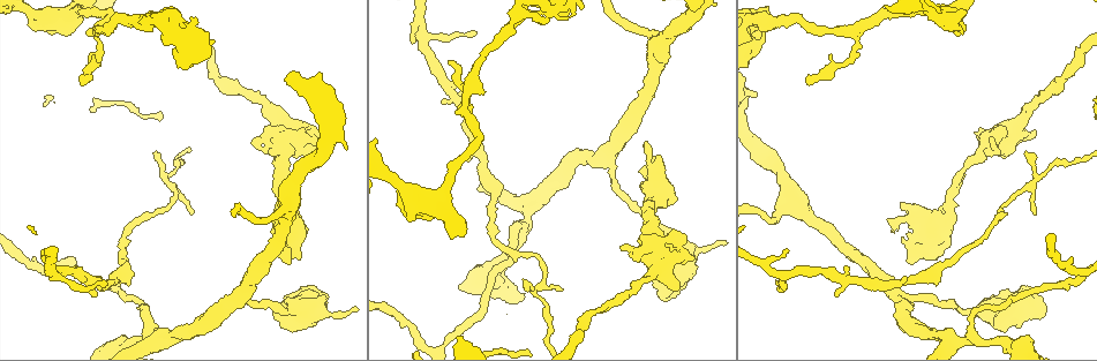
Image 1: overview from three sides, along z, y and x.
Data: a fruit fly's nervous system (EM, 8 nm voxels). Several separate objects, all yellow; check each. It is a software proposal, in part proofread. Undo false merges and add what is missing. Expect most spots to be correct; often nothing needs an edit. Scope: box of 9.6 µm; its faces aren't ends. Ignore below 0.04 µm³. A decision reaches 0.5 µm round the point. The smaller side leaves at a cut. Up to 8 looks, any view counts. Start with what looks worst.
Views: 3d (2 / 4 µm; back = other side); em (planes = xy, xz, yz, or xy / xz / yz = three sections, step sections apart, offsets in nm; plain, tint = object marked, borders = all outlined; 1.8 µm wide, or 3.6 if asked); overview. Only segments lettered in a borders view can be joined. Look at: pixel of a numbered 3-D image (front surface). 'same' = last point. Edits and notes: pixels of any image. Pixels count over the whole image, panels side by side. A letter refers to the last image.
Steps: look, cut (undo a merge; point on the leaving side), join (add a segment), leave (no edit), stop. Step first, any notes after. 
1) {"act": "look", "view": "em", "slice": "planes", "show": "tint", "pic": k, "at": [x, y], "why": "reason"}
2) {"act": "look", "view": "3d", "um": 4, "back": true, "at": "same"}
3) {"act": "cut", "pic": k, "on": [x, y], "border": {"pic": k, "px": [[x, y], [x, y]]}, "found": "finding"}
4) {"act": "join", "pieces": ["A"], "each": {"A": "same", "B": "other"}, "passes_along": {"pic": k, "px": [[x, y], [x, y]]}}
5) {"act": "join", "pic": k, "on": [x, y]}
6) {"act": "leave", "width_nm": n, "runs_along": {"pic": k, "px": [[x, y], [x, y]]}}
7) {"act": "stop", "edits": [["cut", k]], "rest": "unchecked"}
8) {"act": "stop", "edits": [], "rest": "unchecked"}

{"act": "look", "view": "3d", "um": 2, "pic": 1, "at": [79, 78], "why": "free end"}

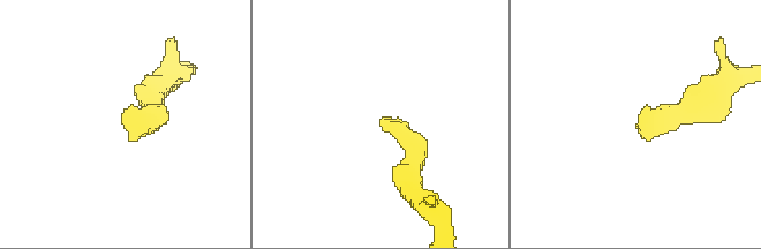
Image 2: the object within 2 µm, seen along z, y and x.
{"act": "look", "view": "em", "slice": "planes", "show": "borders", "pic": 2, "at": [122, 122], "why": "shape alone is not enough"}

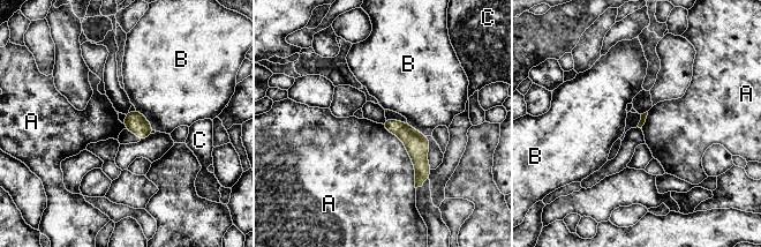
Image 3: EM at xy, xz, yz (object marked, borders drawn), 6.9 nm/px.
{"act": "leave", "each": {"A": "other", "B": "other", "C": "other"}, "runs_along": {"pic": 3, "px": [[387, 121], [417, 148], [419, 182]]}, "found": "none of them fits"}

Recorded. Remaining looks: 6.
{"act": "look", "view": "em", "slice": "planes", "show": "borders", "pic": 1, "at": [904, 239], "why": "branch stops here"}

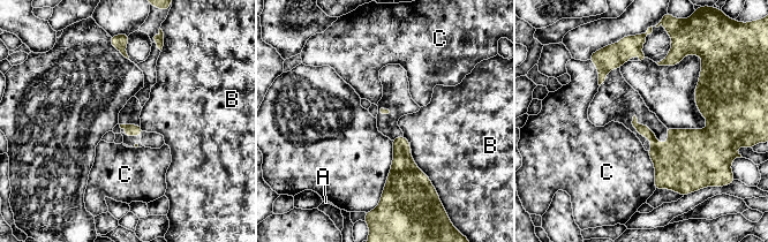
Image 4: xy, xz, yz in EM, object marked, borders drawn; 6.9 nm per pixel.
{"act": "leave", "each": {"A": "other", "B": "other", "C": "other"}, "border": {"pic": 4, "px": [[411, 156], [433, 184]]}, "found": "none of them fits"}

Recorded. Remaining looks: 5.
{"act": "look", "view": "em", "slice": "xz", "step": 16, "show": "borders", "pic": 1, "at": [684, 235], "why": "an open end"}

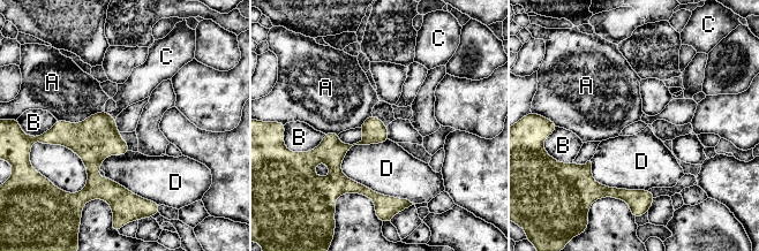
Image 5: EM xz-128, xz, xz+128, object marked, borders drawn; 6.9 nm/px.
{"act": "look", "view": "em", "slice": "planes", "show": "borders", "at": "same", "why": "another direction"}

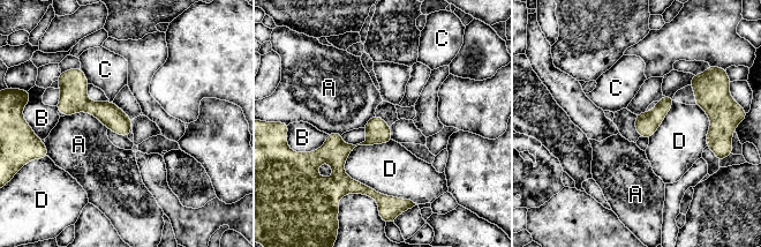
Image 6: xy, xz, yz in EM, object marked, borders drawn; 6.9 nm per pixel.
{"act": "leave", "longest_contact_nm": ["D", 550], "each": {"A": "other", "B": "other", "C": "other", "D": "other"}, "border": {"pic": 6, "px": [[63, 115], [88, 112], [107, 128]]}, "found": "no lettered segment goes on from it"}

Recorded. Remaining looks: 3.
{"act": "look", "view": "em", "slice": "planes", "show": "borders", "pic": 1, "at": [688, 276], "why": "free end"}

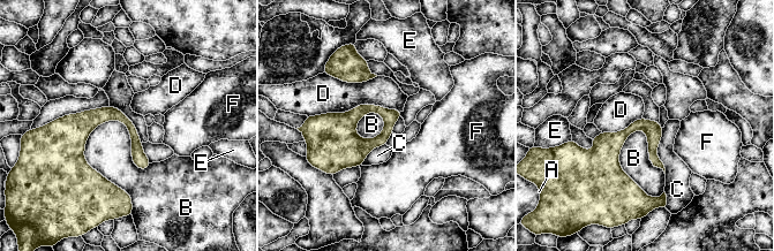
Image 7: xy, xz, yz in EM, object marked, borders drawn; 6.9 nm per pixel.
{"act": "leave", "each": {"A": "other", "B": "other", "C": "other", "D": "other", "E": "other", "F": "other"}, "border": {"pic": 7, "px": [[107, 120], [84, 159], [133, 205]]}, "found": "no lettered segment goes on from it"}

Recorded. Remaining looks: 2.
{"act": "stop", "edits": [], "rest": "unchecked"}

